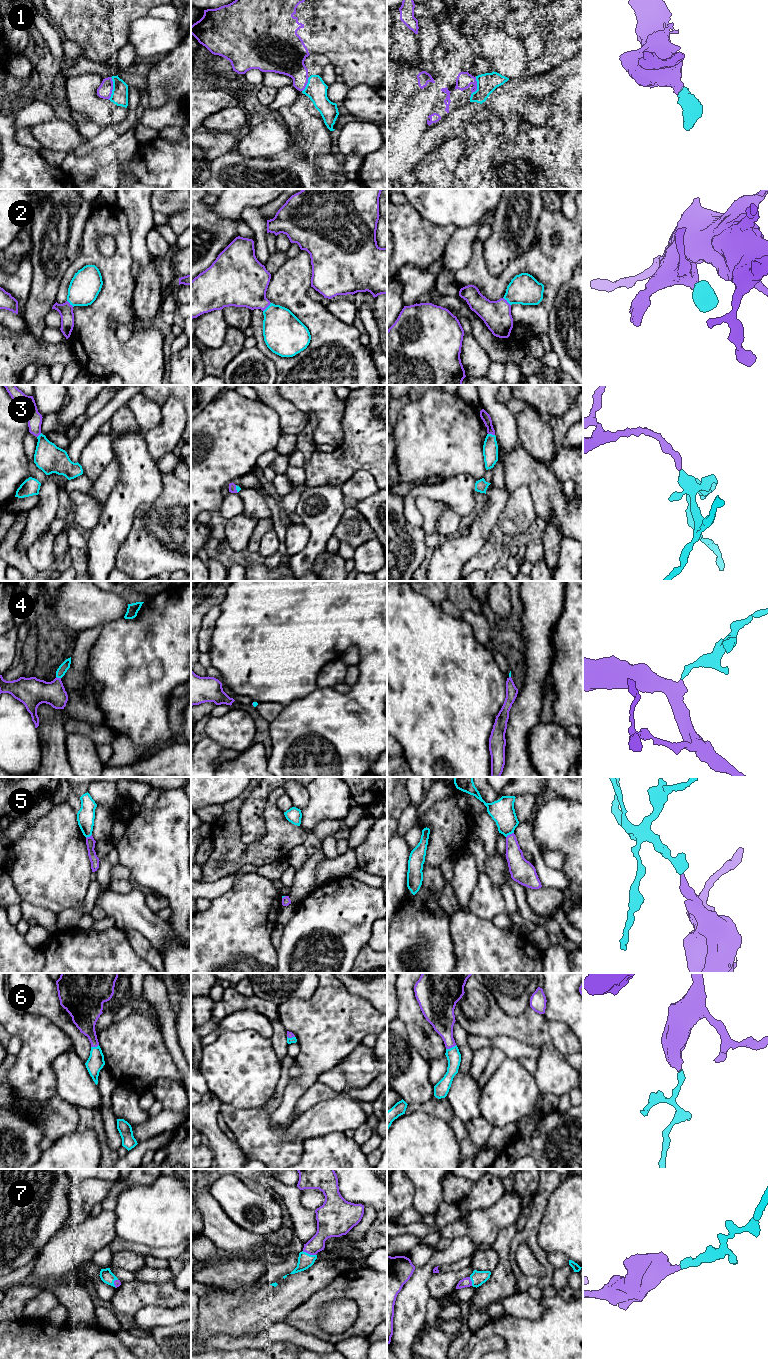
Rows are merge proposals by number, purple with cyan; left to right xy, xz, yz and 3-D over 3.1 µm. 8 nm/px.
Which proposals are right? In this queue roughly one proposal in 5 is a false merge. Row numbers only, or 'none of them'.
1, 2, 3, 4, 6, 7

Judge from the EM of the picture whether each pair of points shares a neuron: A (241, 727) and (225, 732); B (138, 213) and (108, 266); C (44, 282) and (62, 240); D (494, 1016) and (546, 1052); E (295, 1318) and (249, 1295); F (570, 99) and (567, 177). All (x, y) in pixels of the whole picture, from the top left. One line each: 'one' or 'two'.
A: one
B: two
C: one
D: two
E: two
F: two

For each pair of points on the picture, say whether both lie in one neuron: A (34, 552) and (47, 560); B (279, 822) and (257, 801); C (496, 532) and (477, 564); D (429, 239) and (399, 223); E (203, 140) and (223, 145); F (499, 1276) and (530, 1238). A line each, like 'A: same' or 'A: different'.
A: same
B: different
C: same
D: same
E: same
F: different

